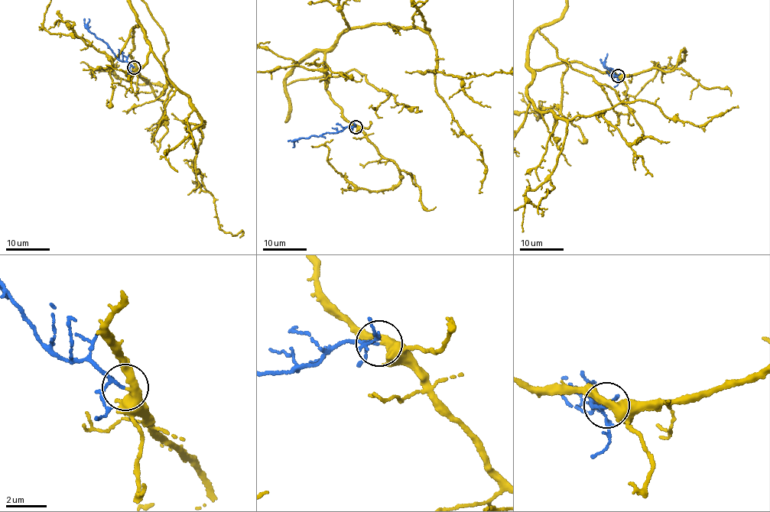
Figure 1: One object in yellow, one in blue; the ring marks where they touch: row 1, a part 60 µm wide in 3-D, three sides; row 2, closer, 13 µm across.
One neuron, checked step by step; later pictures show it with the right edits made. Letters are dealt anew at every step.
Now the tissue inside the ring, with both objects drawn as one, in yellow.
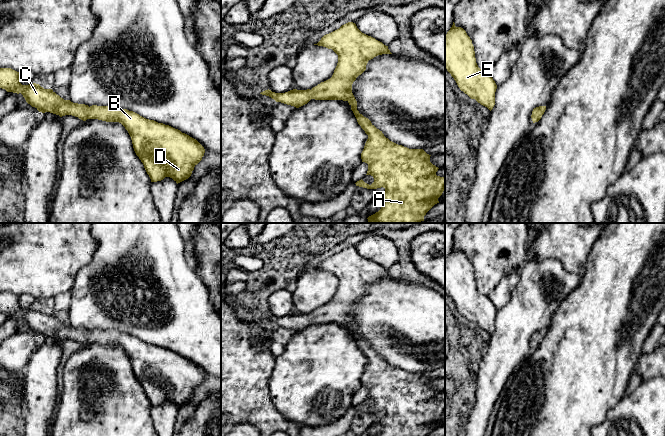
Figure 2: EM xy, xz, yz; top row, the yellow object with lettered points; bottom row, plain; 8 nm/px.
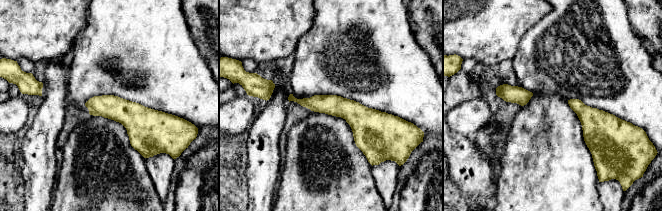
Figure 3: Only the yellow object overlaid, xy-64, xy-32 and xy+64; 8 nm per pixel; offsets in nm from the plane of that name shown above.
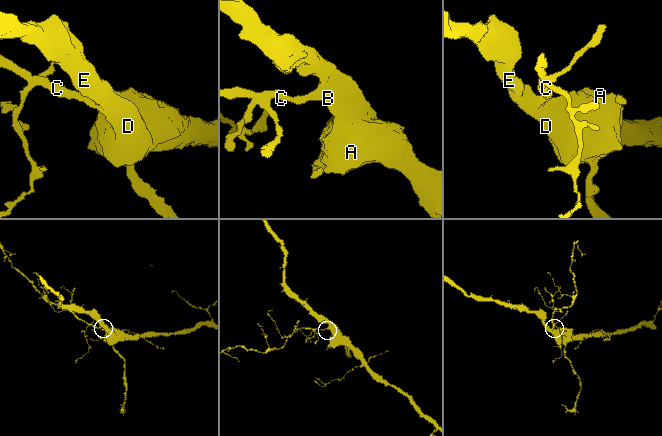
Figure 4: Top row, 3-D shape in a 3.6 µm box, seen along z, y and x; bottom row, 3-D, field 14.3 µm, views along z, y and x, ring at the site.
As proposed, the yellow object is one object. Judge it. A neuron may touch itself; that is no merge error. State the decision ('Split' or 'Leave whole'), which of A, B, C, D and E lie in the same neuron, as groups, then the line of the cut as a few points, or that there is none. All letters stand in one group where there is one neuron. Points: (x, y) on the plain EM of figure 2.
Leave whole. Groups: A B C D E. No split

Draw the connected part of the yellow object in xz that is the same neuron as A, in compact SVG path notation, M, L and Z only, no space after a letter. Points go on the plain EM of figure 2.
M353 246L324 259L314 269L332 273L338 279L338 287L330 303L311 314L275 317L268 313L260 318L296 332L311 323L347 325L358 348L368 359L361 383L368 388L366 399L374 402L371 409L361 403L355 407L356 410L385 413L385 417L377 421L382 426L378 436L428 436L439 427L438 422L445 414L445 402L436 399L439 392L430 386L431 379L423 373L409 373L386 362L359 337L352 317L353 306L366 294L369 284L378 279L392 278L388 270L362 257Z

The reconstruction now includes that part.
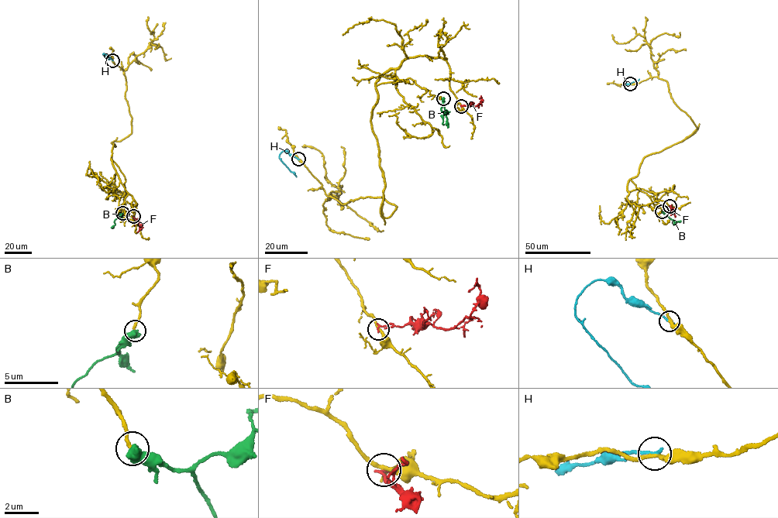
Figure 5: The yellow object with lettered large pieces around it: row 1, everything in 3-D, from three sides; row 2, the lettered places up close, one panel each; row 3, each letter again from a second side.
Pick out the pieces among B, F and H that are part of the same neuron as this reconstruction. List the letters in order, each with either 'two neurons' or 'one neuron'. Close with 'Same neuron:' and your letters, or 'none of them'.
B: two neurons
F: two neurons
H: two neurons
Same neuron: none of them

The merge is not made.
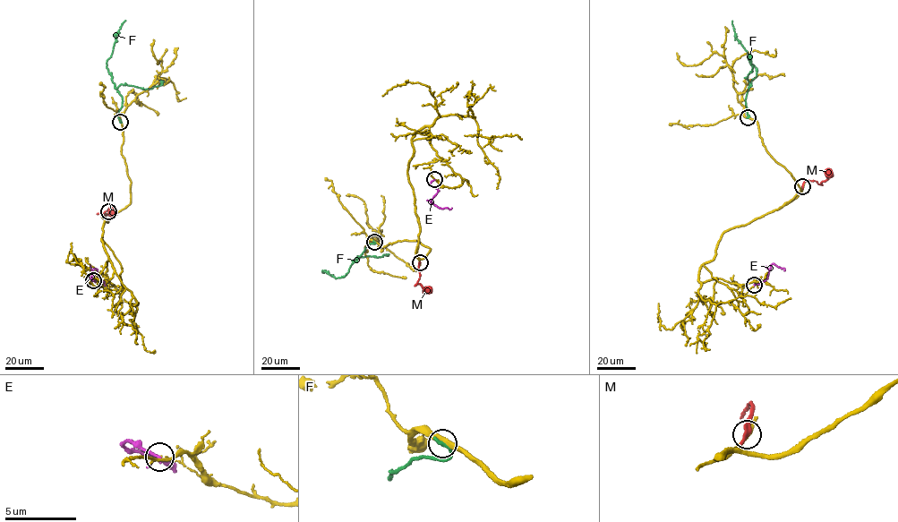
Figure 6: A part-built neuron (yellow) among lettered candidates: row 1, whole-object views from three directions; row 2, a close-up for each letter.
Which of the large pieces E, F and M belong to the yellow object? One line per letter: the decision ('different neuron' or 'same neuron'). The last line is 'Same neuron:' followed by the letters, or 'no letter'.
E: different neuron
F: different neuron
M: different neuron
Same neuron: no letter

